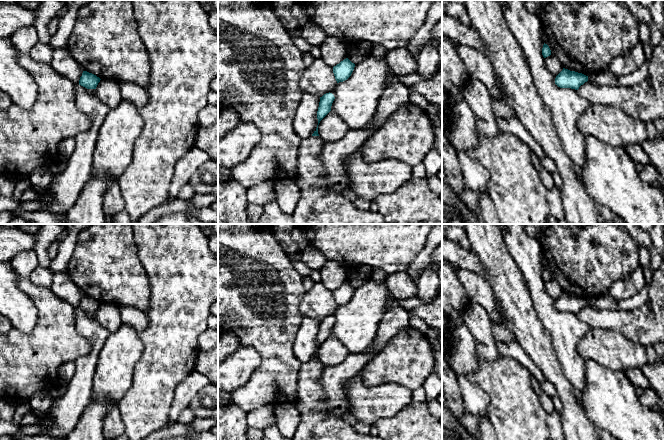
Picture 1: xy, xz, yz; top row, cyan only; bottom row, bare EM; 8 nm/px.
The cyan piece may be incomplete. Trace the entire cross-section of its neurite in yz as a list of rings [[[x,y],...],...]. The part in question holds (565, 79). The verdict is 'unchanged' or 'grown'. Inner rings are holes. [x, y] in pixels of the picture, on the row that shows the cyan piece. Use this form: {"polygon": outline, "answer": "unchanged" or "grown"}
{"polygon": [[[563,68],[563,70],[556,76],[555,84],[560,88],[571,88],[578,90],[581,85],[588,81],[588,76],[570,71]]], "answer": "unchanged"}

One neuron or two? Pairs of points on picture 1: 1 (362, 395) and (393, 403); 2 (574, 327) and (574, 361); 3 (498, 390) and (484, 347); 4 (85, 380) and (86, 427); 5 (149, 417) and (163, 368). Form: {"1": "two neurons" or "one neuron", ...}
{"1": "one neuron", "2": "one neuron", "3": "two neurons", "4": "two neurons", "5": "one neuron"}

